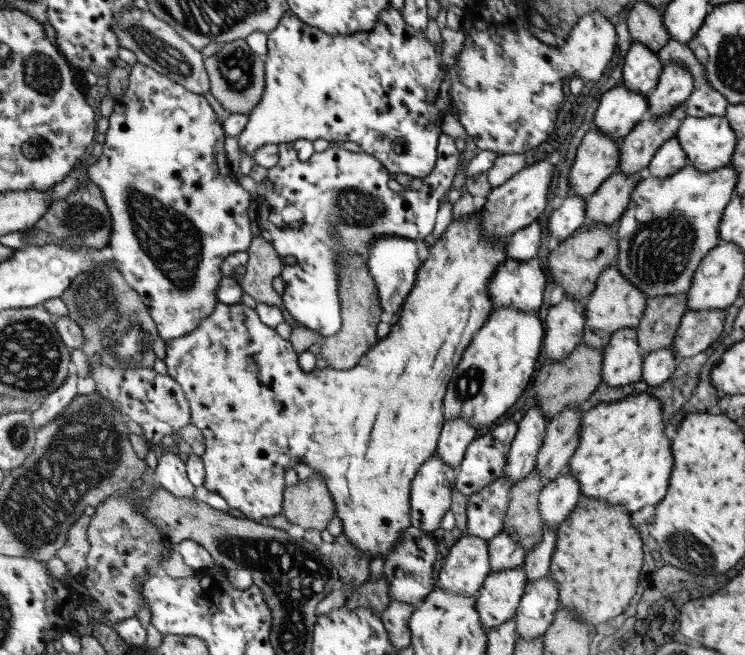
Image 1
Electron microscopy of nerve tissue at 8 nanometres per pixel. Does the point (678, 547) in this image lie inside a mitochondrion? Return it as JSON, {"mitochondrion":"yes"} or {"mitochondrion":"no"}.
{"mitochondrion":"yes"}

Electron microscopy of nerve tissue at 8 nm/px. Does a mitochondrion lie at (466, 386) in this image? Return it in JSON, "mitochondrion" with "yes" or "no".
{"mitochondrion":"yes"}

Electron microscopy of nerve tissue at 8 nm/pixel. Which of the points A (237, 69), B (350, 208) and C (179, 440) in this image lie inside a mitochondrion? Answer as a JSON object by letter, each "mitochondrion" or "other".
{"A":"mitochondrion","B":"mitochondrion","C":"other"}

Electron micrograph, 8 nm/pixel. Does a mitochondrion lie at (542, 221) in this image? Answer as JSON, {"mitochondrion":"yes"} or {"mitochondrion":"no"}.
{"mitochondrion":"no"}

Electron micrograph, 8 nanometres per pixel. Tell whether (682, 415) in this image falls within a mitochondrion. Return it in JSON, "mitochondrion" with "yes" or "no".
{"mitochondrion":"no"}

